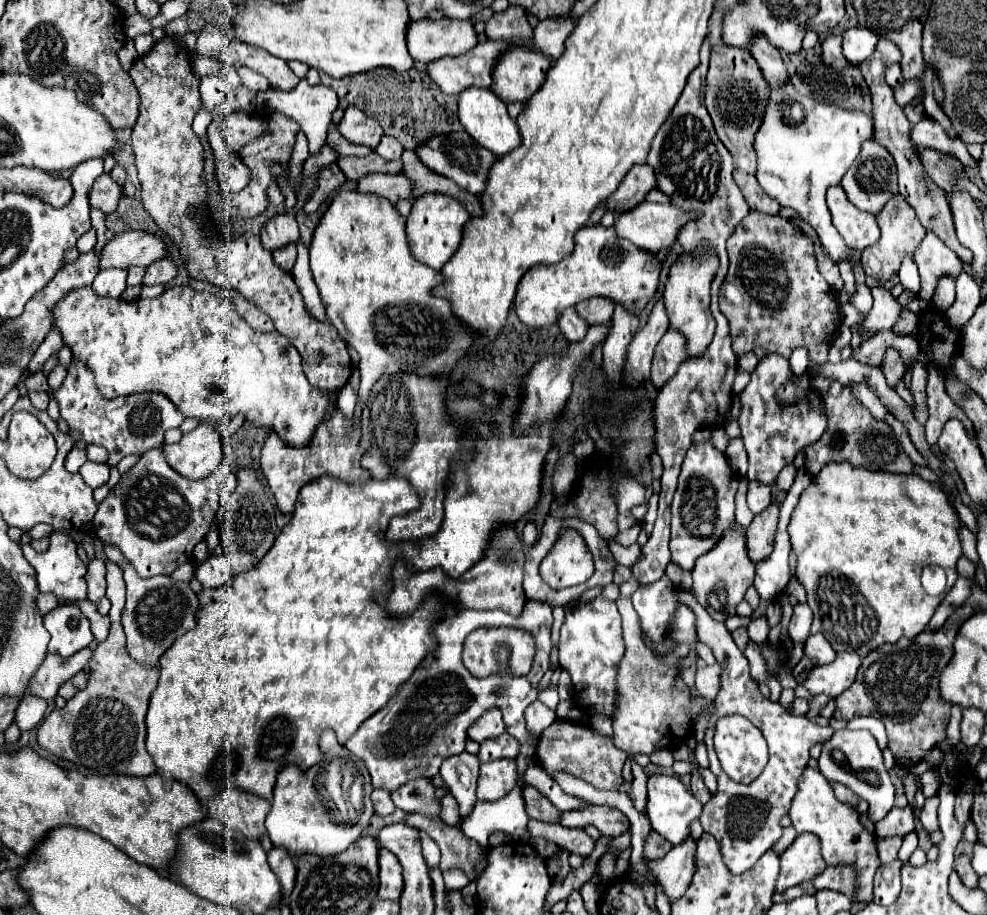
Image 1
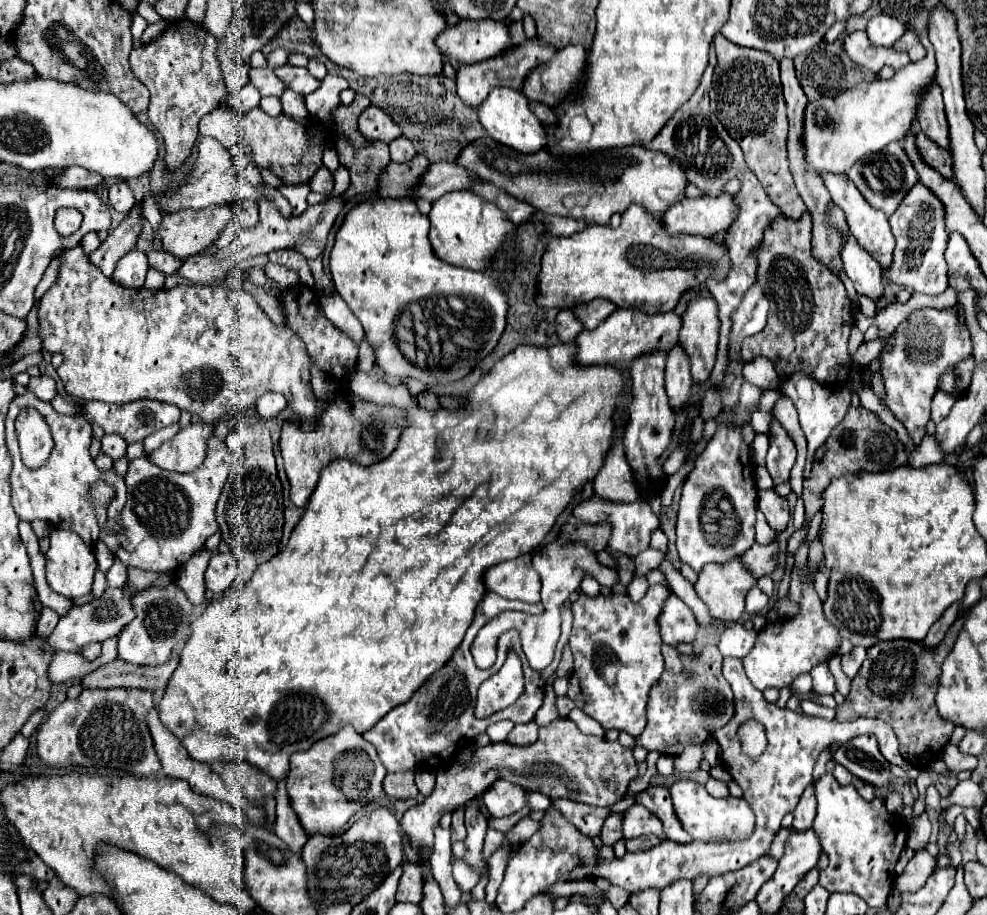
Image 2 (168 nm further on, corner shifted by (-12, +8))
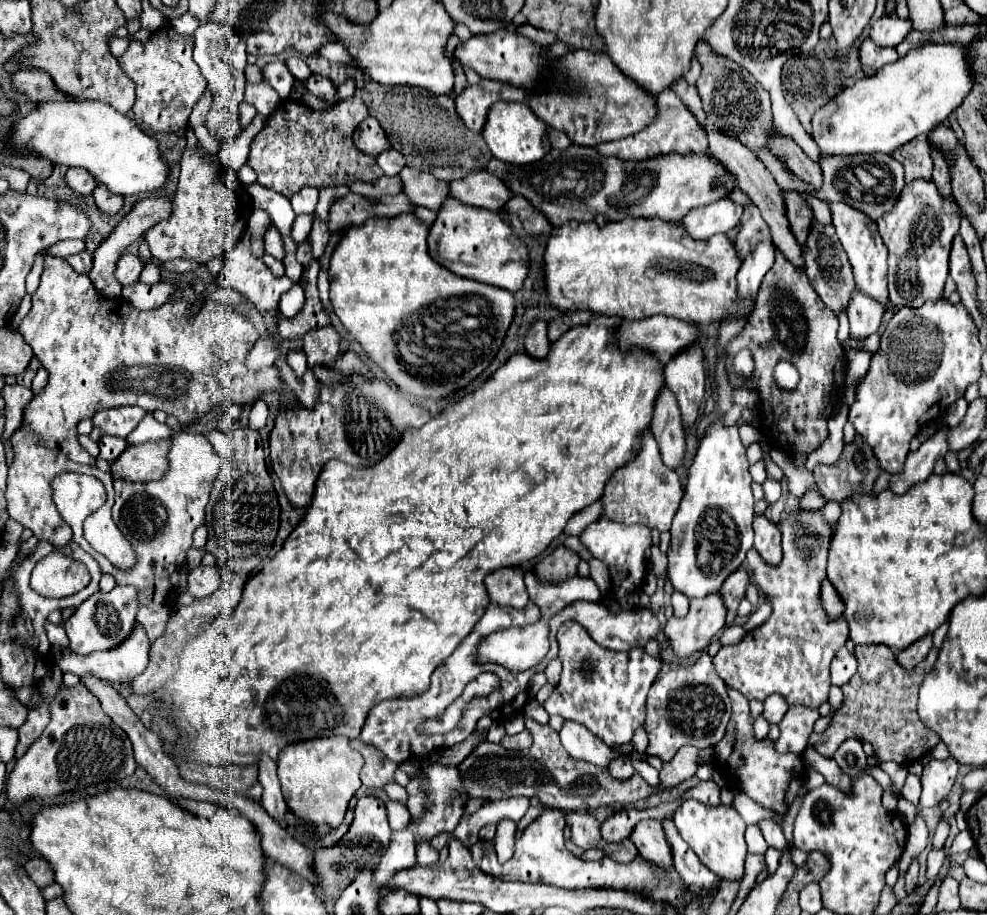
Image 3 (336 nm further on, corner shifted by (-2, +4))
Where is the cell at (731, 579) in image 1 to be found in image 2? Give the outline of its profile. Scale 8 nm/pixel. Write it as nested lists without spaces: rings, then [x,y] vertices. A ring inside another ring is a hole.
[[[734,557],[724,565],[704,565],[694,589],[710,607],[712,617],[738,621],[744,613],[744,597],[754,585],[756,577],[744,569],[742,557]]]

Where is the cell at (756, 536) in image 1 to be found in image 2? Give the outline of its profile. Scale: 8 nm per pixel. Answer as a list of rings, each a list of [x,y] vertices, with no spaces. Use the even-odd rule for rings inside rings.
[[[774,539],[768,545],[754,543],[752,549],[748,549],[748,553],[744,553],[742,561],[754,573],[756,579],[770,575],[778,565],[778,541]]]

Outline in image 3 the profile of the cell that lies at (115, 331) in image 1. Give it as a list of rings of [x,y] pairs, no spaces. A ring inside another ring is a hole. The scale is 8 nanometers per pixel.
[[[50,253],[44,255],[40,287],[32,295],[32,309],[22,319],[18,331],[50,377],[44,391],[26,405],[20,429],[26,433],[36,433],[42,447],[54,451],[60,449],[60,453],[66,453],[74,463],[94,465],[94,459],[78,445],[76,425],[86,417],[90,419],[96,411],[138,405],[150,413],[162,409],[168,415],[176,415],[180,425],[190,425],[224,401],[246,405],[258,399],[264,391],[284,387],[274,365],[258,373],[246,369],[246,355],[258,339],[256,327],[248,317],[212,301],[204,301],[194,317],[188,317],[188,311],[190,305],[184,299],[166,303],[154,311],[138,311],[120,297],[110,301],[94,289],[86,275],[76,273],[66,259]]]

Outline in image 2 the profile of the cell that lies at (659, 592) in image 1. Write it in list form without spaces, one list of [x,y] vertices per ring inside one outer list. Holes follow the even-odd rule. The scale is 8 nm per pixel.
[[[658,583],[648,587],[648,593],[640,603],[634,603],[628,595],[616,593],[600,593],[600,597],[588,597],[586,593],[580,593],[578,601],[572,603],[574,625],[570,635],[570,649],[574,653],[574,671],[570,675],[568,695],[576,701],[578,709],[594,717],[604,729],[624,729],[630,735],[640,735],[646,725],[648,691],[664,671],[664,657],[660,651],[660,625],[656,625],[656,617],[660,617],[664,599],[670,595],[672,591],[666,585]]]

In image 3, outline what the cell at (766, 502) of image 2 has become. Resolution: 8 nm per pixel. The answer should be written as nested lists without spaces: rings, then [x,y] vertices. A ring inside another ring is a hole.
[[[764,515],[754,517],[754,549],[768,565],[780,565],[782,547],[780,547],[780,529],[770,523]]]

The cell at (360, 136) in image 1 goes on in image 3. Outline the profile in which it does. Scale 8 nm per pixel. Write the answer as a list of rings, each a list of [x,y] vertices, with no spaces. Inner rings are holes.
[[[368,117],[366,121],[362,121],[362,125],[358,125],[358,129],[354,131],[352,139],[354,139],[354,145],[370,157],[378,157],[382,151],[390,149],[390,143],[374,117]]]

